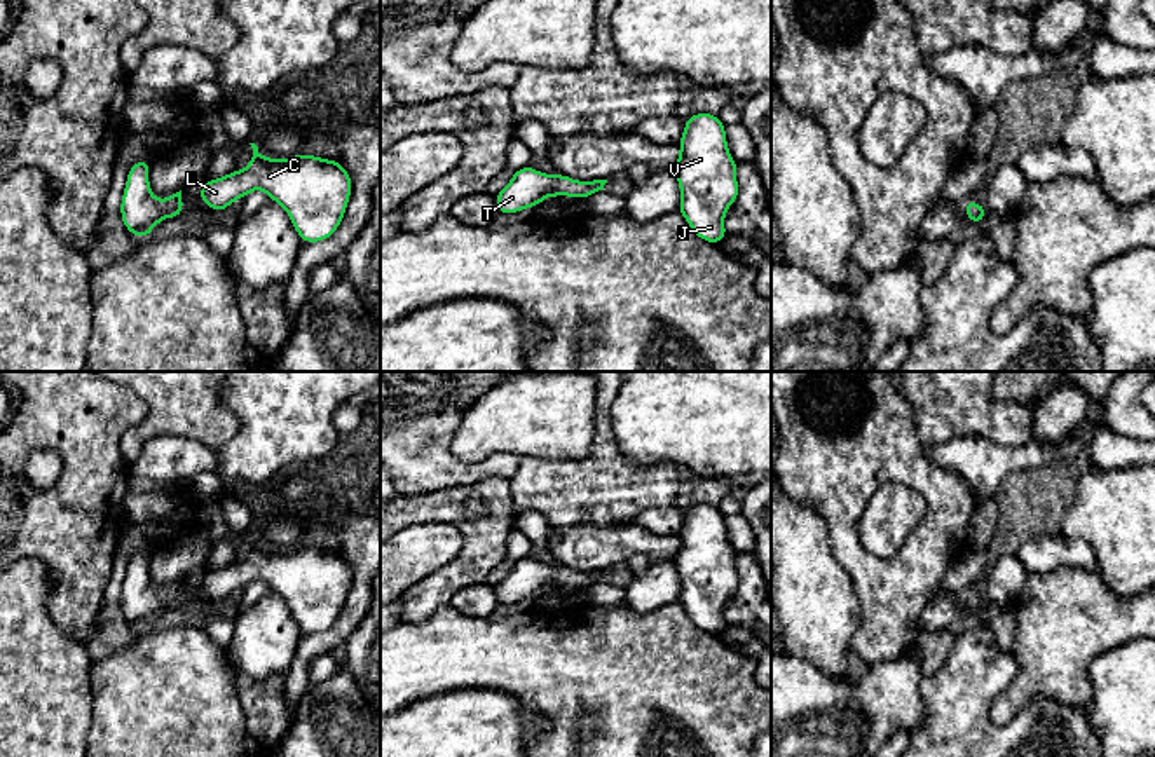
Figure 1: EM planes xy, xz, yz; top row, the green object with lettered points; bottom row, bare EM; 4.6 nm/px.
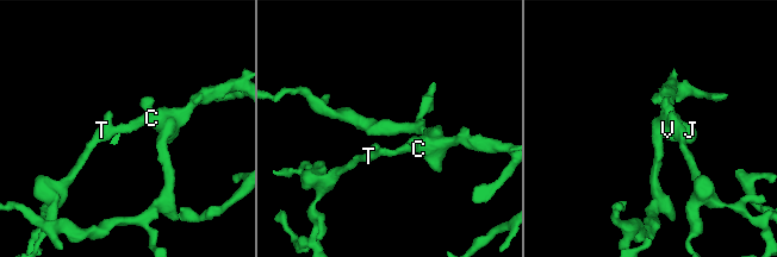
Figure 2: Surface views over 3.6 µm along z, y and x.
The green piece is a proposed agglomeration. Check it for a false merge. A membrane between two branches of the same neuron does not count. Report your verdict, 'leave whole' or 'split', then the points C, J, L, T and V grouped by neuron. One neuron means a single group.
leave whole; groups C J L T V

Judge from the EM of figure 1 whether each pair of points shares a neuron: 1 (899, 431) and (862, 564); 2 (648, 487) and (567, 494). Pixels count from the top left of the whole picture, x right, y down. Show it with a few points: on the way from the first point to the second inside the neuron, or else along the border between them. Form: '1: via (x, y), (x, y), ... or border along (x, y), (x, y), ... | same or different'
1: via (866, 464), (847, 484), (847, 531) | same
2: via (628, 489), (587, 492) | same

